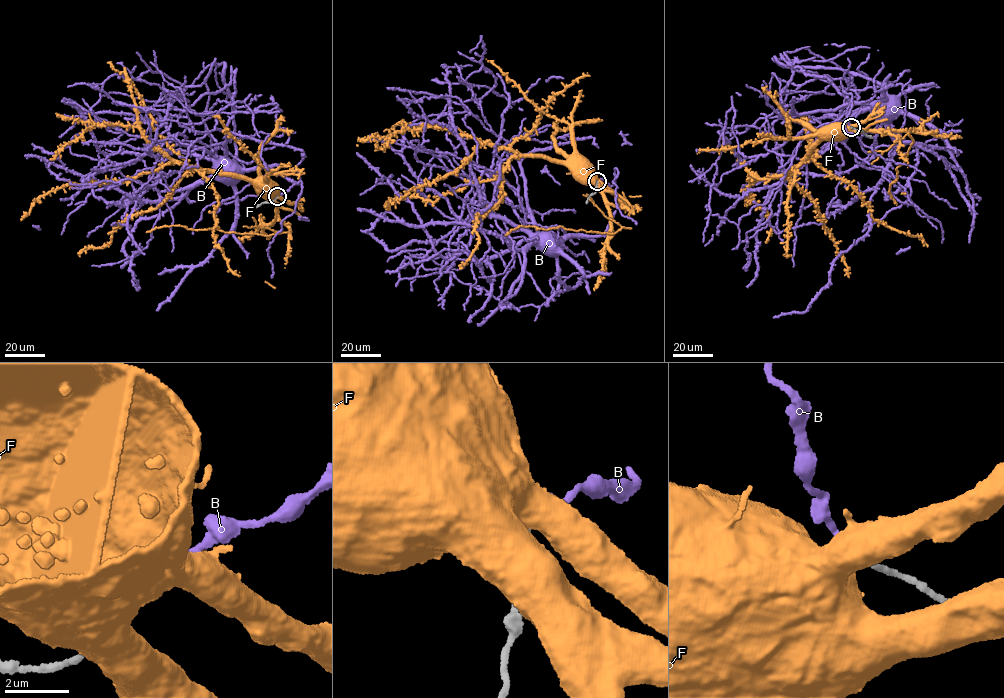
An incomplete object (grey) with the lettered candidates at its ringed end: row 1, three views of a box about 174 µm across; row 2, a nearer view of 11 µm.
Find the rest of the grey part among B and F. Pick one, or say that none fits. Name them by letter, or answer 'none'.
B

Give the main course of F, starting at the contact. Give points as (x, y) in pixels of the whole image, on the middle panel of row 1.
F: (597, 181), (575, 159)

